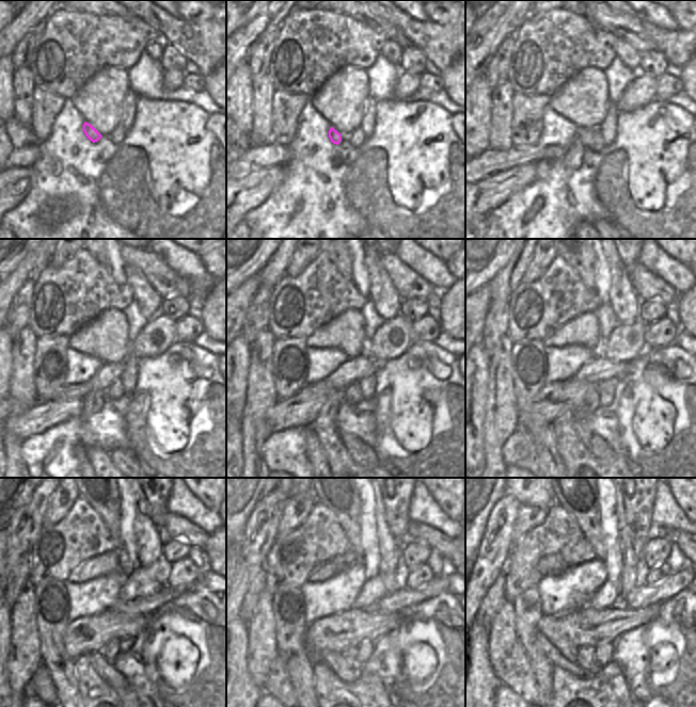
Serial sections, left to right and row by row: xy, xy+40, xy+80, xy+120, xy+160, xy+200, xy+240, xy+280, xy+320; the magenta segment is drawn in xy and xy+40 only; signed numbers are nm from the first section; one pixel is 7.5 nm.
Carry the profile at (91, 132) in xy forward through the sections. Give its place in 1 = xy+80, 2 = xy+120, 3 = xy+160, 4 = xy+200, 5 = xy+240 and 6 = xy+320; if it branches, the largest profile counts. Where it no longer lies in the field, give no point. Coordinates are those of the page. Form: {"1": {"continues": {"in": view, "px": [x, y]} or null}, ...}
{"1": {"continues": {"in": "xy+80", "px": [573, 156]}}, "2": {"continues": {"in": "xy+120", "px": [92, 403]}}, "3": {"continues": {"in": "xy+160", "px": [323, 426]}}, "4": {"continues": {"in": "xy+200", "px": [571, 449]}}, "5": {"continues": {"in": "xy+240", "px": [90, 683]}}, "6": {"continues": {"in": "xy+320", "px": [565, 684]}}}

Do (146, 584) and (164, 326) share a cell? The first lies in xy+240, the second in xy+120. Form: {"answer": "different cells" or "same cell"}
{"answer": "same cell"}

